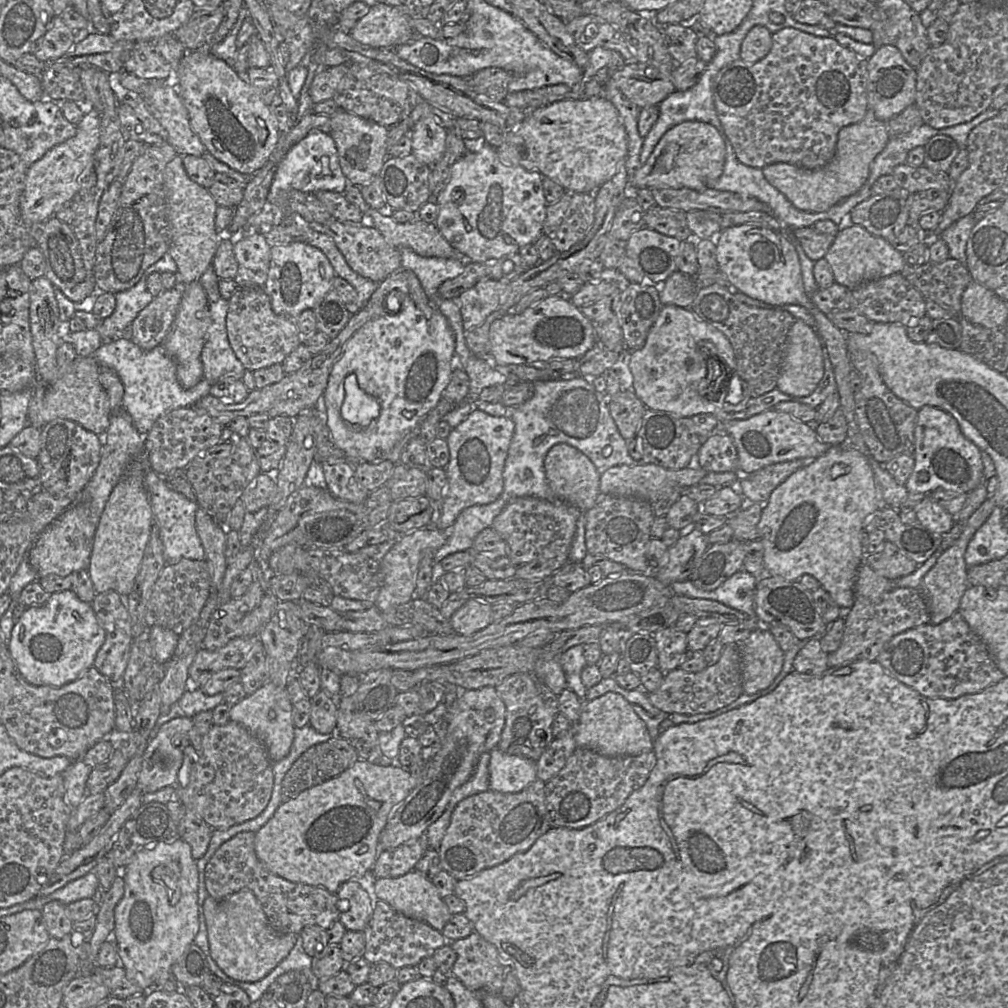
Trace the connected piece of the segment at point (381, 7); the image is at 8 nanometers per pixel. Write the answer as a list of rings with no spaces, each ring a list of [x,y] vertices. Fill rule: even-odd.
[[[384,1],[370,7],[369,12],[361,18],[349,32],[359,43],[374,48],[395,48],[411,42],[415,34],[410,25],[412,18],[398,8],[386,4]]]

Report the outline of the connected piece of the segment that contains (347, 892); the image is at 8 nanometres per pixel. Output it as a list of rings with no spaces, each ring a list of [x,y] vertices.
[[[366,877],[351,879],[340,885],[335,895],[349,902],[349,908],[340,913],[339,921],[347,930],[364,931],[373,914],[373,905],[365,889]]]

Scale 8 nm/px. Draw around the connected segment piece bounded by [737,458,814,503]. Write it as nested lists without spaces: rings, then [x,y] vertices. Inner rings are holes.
[[[799,458],[771,464],[752,473],[739,474],[737,489],[746,501],[765,503],[778,485],[797,469],[813,461],[813,458]]]

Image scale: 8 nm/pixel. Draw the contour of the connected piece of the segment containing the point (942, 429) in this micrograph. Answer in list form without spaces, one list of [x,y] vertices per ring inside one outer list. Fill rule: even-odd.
[[[934,406],[917,410],[914,437],[914,469],[904,484],[909,494],[936,490],[967,494],[984,480],[981,450],[964,436],[957,420],[946,411]],[[921,472],[929,474],[928,481],[920,481]]]

